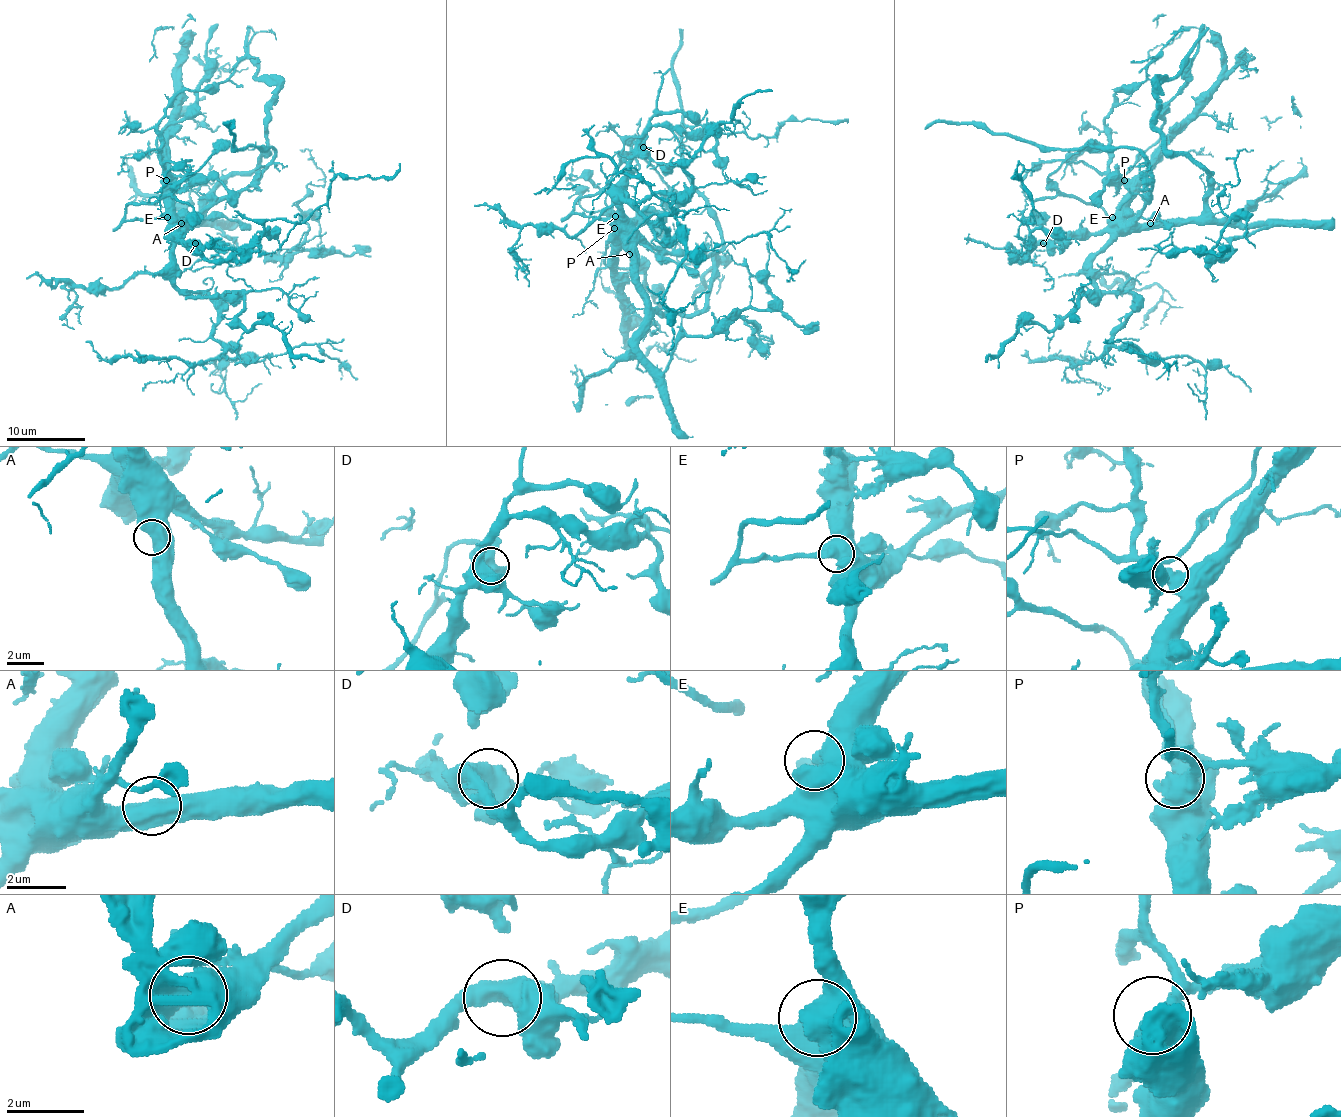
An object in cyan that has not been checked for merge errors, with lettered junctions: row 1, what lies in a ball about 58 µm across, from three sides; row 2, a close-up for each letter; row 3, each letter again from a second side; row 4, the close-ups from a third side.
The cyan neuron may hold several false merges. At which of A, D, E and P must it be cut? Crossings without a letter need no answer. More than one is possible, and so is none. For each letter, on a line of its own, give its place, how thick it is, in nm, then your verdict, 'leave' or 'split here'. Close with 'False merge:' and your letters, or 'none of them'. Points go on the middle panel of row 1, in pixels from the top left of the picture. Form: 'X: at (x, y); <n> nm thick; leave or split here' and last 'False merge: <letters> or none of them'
A: at (629, 254); 700 nm thick; leave
D: at (643, 147); 600 nm thick; leave
E: at (615, 216); 550 nm thick; leave
P: at (614, 228); 480 nm thick; leave
False merge: none of them

